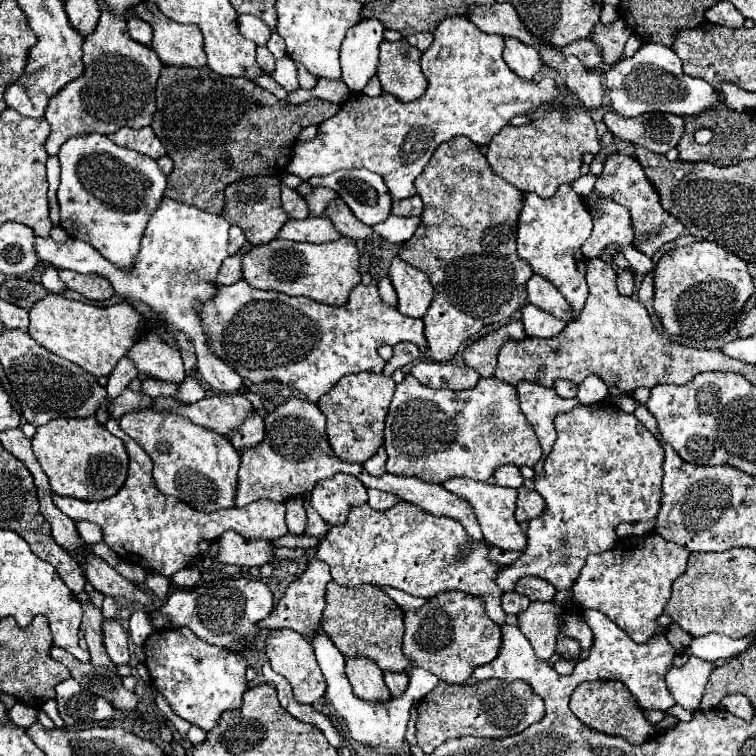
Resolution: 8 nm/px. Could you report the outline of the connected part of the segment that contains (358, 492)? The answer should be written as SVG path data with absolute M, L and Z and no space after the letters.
M337 473L325 481L319 481L311 491L311 507L331 527L343 525L347 515L363 503L367 503L365 485L347 473Z

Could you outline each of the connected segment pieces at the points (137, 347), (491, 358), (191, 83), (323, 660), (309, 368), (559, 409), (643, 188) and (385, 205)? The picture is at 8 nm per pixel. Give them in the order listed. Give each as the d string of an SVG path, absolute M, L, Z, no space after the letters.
M147 331L129 351L127 357L135 363L139 373L147 373L155 379L181 383L183 381L183 361L177 349L165 343L157 333Z
M511 321L509 325L489 333L483 339L469 345L463 353L465 365L477 369L481 377L491 377L493 371L495 371L495 365L497 365L497 351L501 349L501 345L511 341L511 339L521 341L525 337L527 335L523 331L523 323L521 321Z
M163 67L157 81L157 111L153 115L153 131L167 149L167 155L173 159L175 167L171 171L169 185L165 195L181 203L191 203L209 213L221 213L223 209L223 191L229 183L253 175L273 175L281 177L291 159L293 145L297 135L309 127L319 125L339 111L339 105L321 99L309 99L303 105L291 105L277 99L273 93L261 89L251 79L221 77L209 67L201 69L177 69Z
M315 633L313 637L309 637L309 643L315 649L317 663L323 671L323 675L325 675L325 681L327 681L327 693L325 695L327 695L329 703L333 705L333 709L345 719L349 737L353 737L357 743L375 747L383 755L401 753L403 745L405 745L405 729L407 729L407 723L409 723L409 711L411 711L413 701L423 699L439 683L439 679L433 673L425 671L425 669L413 669L409 687L401 697L393 697L389 703L383 703L383 705L367 703L367 701L361 701L353 695L351 685L349 685L347 675L345 675L343 653L335 647L335 643L329 639L329 635L327 633Z
M373 277L371 285L357 285L349 295L349 301L341 307L323 305L309 297L289 297L277 291L261 291L249 287L245 281L237 281L229 287L217 287L215 295L199 305L199 317L207 335L207 347L243 379L249 379L251 383L277 381L283 385L291 385L299 389L311 403L317 403L321 395L325 395L341 377L349 373L381 373L385 365L385 359L377 355L377 349L381 345L393 347L401 341L411 341L419 347L421 353L427 351L423 321L401 315L397 309L385 307L377 293L377 277Z
M519 383L517 385L521 411L525 413L527 421L531 423L533 431L539 437L539 443L543 447L543 457L535 465L535 477L543 477L543 465L545 457L549 455L553 443L555 443L555 427L553 421L559 413L567 413L573 407L579 407L581 403L577 399L561 399L555 389L537 385L537 383Z
M609 153L605 159L603 173L597 177L595 189L599 193L611 197L619 205L625 205L631 211L631 221L633 221L633 229L635 229L635 247L639 247L639 251L643 251L645 255L653 257L661 245L675 241L681 235L683 225L679 223L679 219L675 219L671 213L667 213L661 207L657 191L647 181L643 167L639 165L639 161L635 157L627 157L621 153Z
M349 169L335 171L327 177L307 179L311 187L323 185L333 187L339 197L349 205L353 215L365 225L377 225L391 215L391 197L389 189L383 183L381 175L367 169Z

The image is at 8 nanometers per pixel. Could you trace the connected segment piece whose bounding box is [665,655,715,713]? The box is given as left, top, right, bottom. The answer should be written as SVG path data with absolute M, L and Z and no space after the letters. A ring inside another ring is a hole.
M691 655L683 667L669 669L669 673L665 675L665 681L677 705L681 705L683 709L691 713L701 709L701 699L703 699L703 691L707 685L707 677L711 675L713 667L715 667L713 663Z

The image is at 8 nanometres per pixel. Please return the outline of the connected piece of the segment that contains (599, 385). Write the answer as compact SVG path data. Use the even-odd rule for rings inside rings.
M589 375L583 383L579 383L579 393L577 399L583 405L591 405L591 403L599 403L609 395L607 385L601 381L601 377L597 375Z

